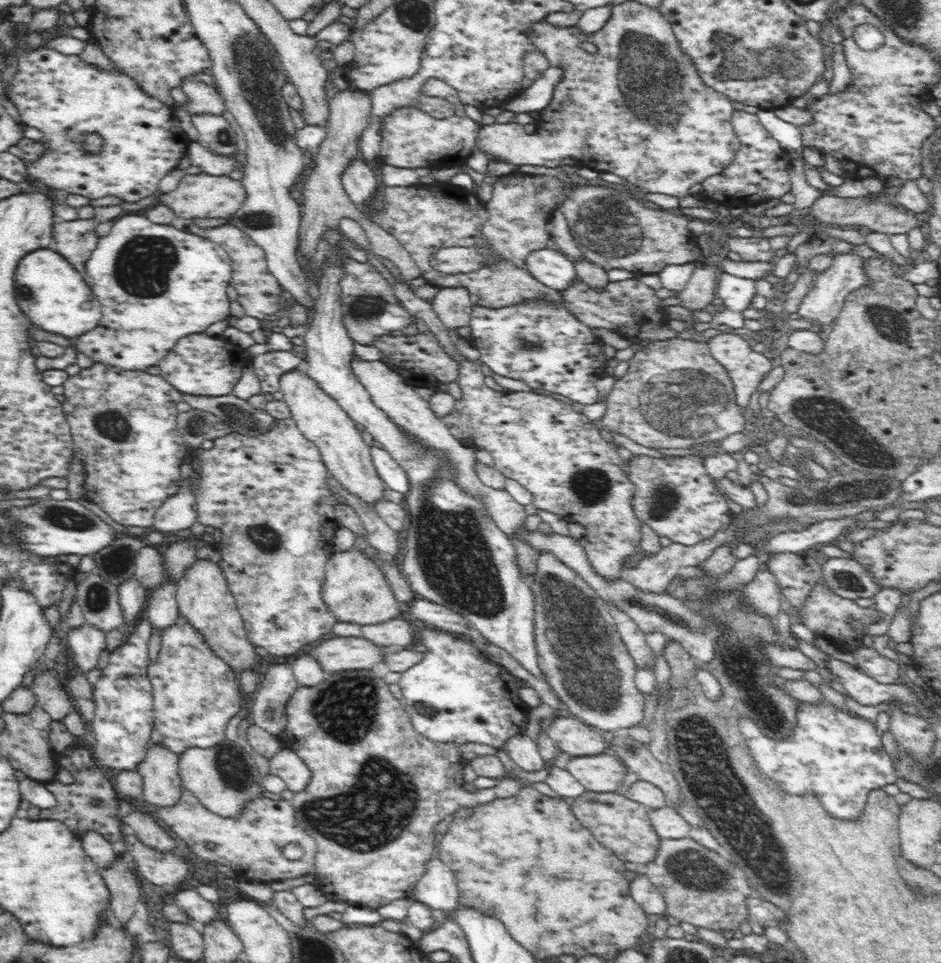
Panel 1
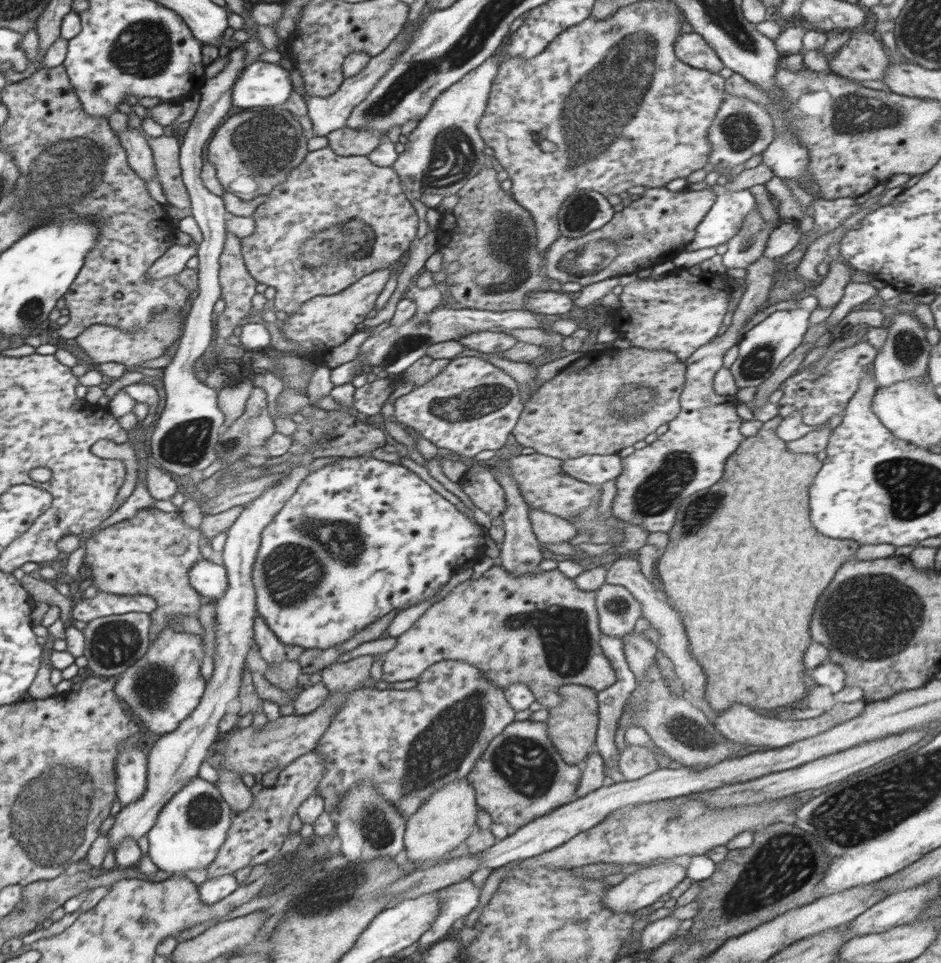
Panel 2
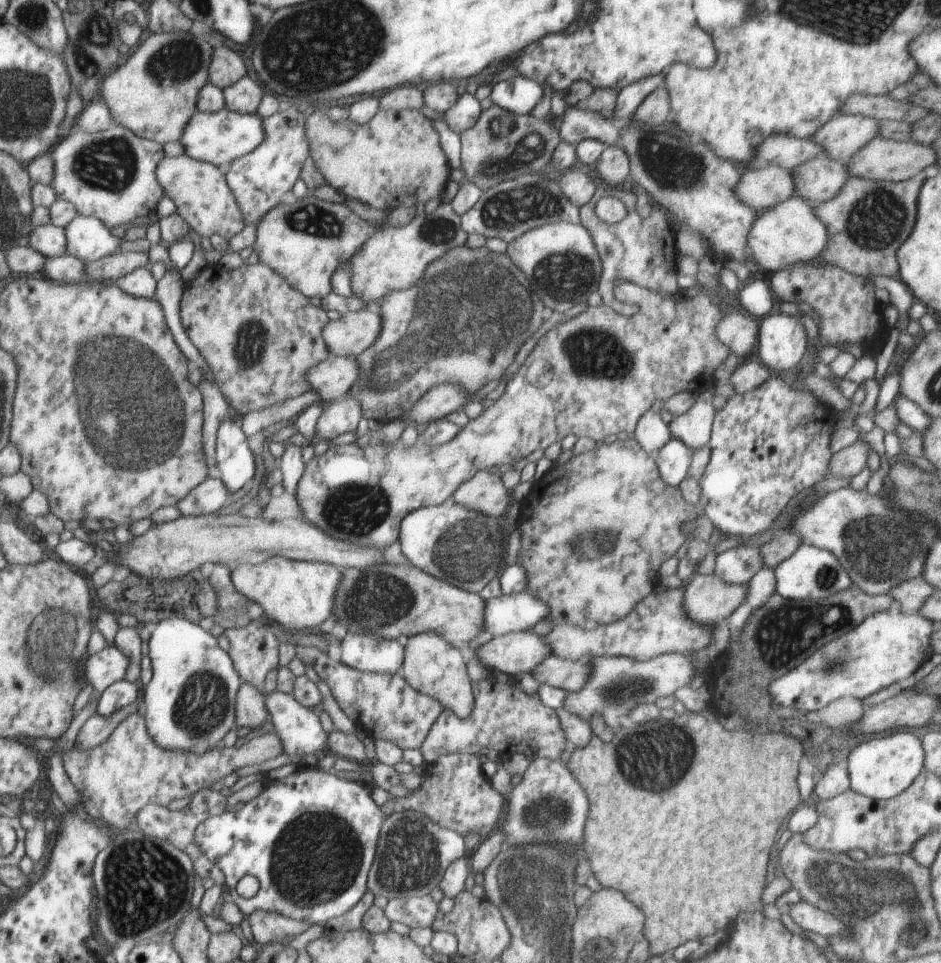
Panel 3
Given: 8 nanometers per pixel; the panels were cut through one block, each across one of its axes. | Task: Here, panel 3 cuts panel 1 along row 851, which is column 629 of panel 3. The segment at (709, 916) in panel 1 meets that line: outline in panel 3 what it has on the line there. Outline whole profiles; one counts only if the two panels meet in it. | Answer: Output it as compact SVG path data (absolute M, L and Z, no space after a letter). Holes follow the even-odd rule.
M666 652L642 661L622 656L594 656L590 657L588 662L592 666L588 684L582 690L567 691L562 708L588 724L594 714L600 714L613 730L620 727L619 718L629 716L640 703L652 704L658 698L674 695L678 688L689 686L692 678L696 676L696 666L691 655L680 652Z

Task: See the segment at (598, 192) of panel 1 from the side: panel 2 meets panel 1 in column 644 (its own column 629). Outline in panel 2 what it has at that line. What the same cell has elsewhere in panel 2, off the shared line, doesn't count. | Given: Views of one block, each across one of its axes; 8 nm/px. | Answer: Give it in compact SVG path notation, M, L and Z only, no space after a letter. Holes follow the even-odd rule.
M687 186L681 192L670 192L664 187L648 188L642 196L633 197L631 205L624 208L622 212L615 212L613 218L602 228L576 238L558 237L545 252L545 274L552 282L556 282L556 285L561 285L565 281L576 281L576 284L588 286L606 278L621 277L672 261L685 250L687 244L690 244L696 227L712 208L714 200L714 192L710 189L696 192L696 188Z

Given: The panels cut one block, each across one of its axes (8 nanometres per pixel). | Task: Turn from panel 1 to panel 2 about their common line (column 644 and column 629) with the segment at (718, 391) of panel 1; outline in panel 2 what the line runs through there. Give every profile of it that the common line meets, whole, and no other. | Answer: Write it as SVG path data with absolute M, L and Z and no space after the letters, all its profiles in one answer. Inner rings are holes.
M603 347L600 351L585 352L584 356L573 361L567 367L564 367L558 375L546 381L529 399L526 401L522 409L520 418L514 428L514 435L516 440L521 444L521 447L534 448L536 453L546 456L554 457L557 459L568 460L569 458L576 458L578 456L586 456L588 454L598 455L611 455L614 453L628 448L644 440L648 434L656 432L658 426L668 424L674 420L678 413L681 411L681 392L685 387L685 374L687 366L682 362L673 352L670 351L657 351L654 349L643 349L638 347L630 347L626 349L616 349L612 347Z

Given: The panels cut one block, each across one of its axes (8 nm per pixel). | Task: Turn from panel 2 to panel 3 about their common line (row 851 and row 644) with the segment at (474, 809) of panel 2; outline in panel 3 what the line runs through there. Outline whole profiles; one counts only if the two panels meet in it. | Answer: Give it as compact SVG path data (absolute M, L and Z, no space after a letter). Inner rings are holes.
M424 632L408 638L400 673L416 692L435 698L442 708L452 710L458 718L468 718L474 706L473 684L460 649L448 644L436 632Z

